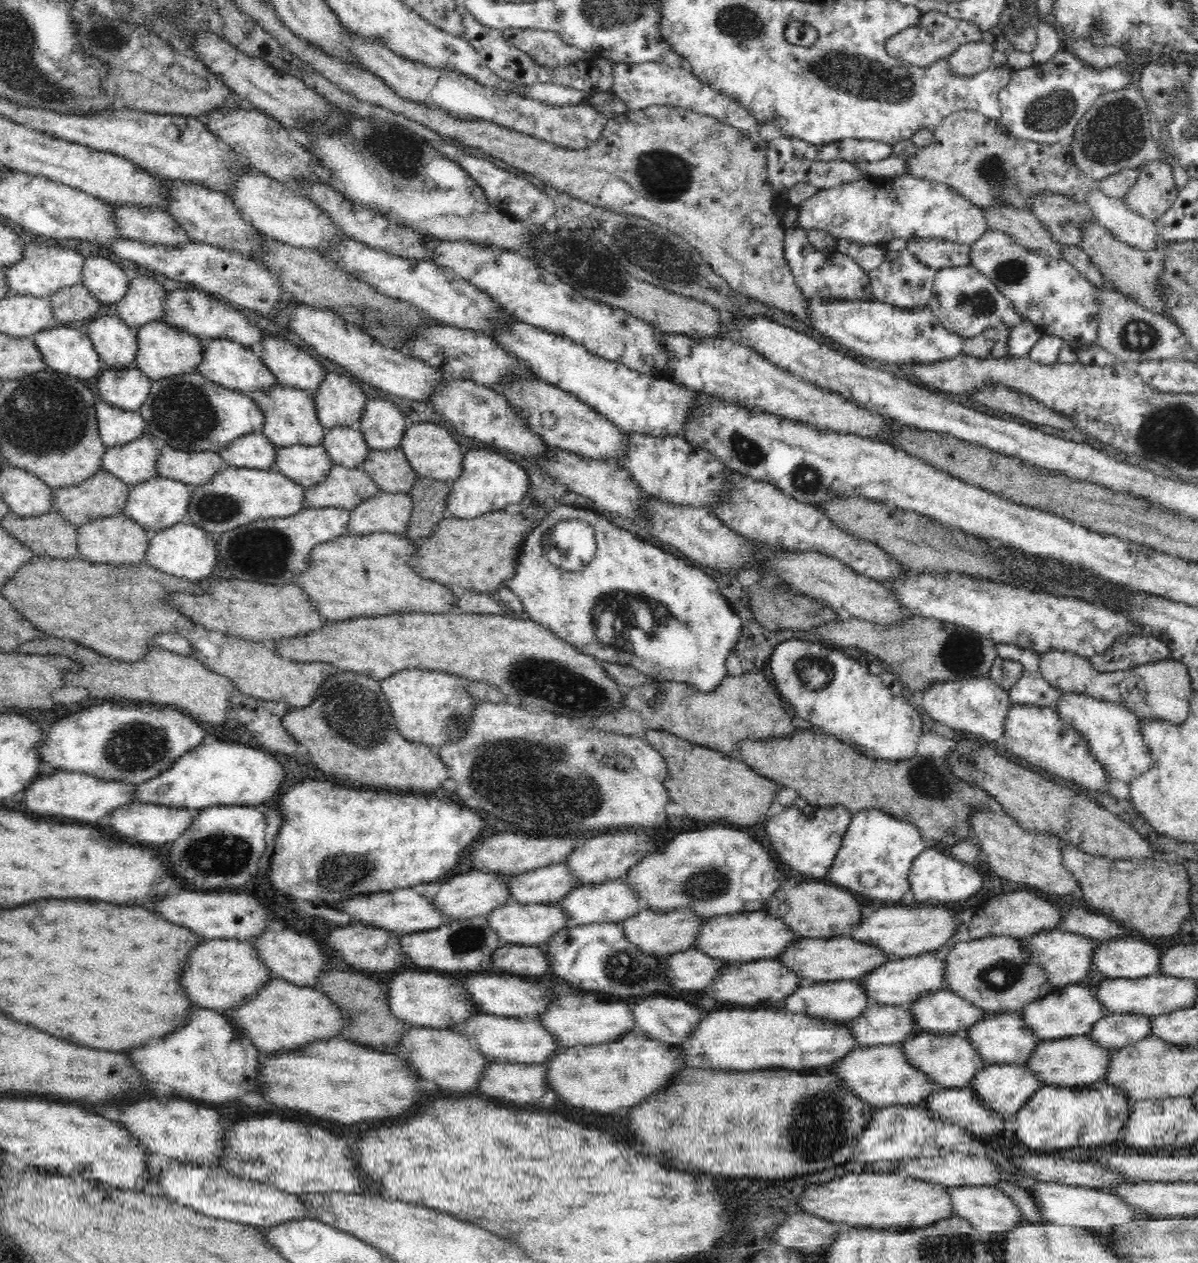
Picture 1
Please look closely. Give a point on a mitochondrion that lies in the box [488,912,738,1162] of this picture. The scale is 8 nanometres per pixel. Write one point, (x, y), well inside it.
(622, 967)

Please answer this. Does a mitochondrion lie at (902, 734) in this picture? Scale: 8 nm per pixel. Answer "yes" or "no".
no

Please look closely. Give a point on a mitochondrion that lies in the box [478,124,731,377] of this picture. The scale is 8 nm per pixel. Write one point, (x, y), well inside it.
(586, 265)

